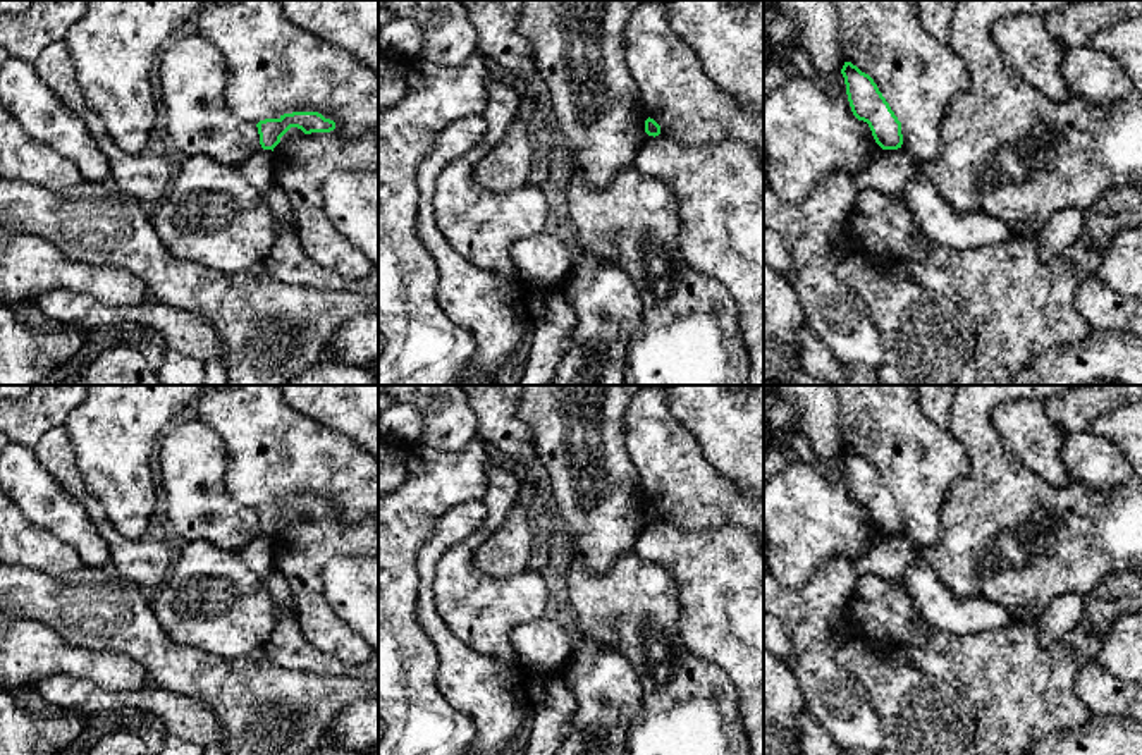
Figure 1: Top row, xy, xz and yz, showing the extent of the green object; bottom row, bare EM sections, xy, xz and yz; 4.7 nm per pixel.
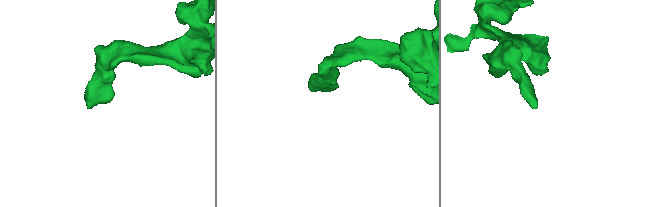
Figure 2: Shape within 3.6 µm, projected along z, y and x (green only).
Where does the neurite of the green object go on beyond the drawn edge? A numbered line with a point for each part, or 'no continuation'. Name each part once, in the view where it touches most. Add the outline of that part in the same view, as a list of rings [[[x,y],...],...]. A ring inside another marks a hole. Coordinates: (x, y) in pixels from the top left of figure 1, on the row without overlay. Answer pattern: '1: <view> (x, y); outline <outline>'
no continuation

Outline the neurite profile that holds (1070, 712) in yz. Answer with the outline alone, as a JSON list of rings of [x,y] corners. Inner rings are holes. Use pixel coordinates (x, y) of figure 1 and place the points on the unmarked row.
[[[1142,568],[1113,571],[1084,595],[1077,626],[1054,647],[1046,647],[1035,624],[1013,623],[970,635],[934,629],[920,645],[899,647],[917,671],[949,683],[973,709],[977,755],[1025,755],[1041,738],[1063,729],[1080,729],[1092,719],[1075,693],[1078,672],[1097,660],[1113,623],[1142,611]]]

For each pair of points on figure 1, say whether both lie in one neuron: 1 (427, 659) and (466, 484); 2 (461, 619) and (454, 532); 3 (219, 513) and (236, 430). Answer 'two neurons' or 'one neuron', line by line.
1: one neuron
2: two neurons
3: two neurons

